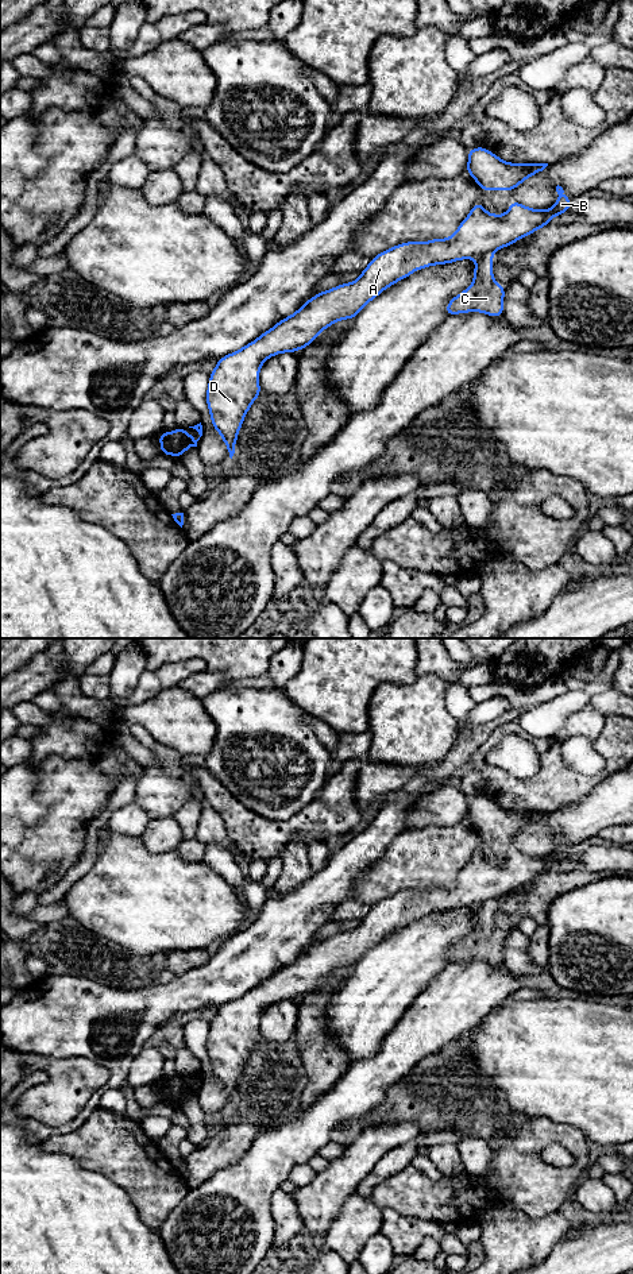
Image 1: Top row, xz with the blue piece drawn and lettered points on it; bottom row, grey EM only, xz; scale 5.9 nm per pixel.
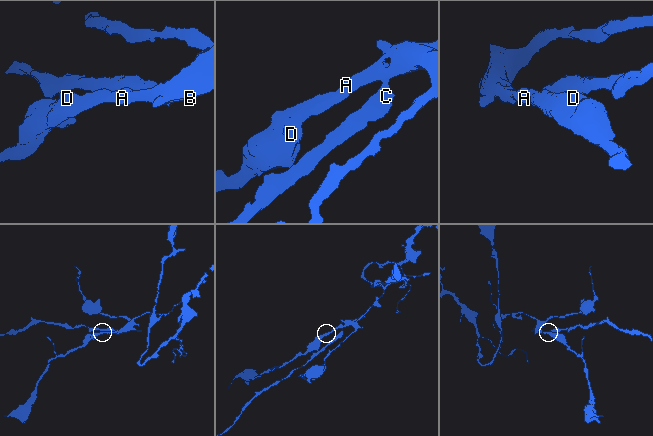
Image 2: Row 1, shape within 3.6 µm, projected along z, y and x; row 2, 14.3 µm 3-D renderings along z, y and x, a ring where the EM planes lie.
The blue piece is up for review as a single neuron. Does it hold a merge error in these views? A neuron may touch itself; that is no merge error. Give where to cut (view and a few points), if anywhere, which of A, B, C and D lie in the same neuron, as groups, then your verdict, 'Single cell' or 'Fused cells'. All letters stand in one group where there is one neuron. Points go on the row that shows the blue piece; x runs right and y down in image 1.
Split along xz (493, 250), (479, 258). Groups: A B D / C. Fused cells

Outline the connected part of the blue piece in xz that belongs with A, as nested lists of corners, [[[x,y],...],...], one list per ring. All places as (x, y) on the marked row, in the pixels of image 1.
[[[559,185],[556,192],[559,198],[549,209],[530,209],[512,200],[502,216],[487,213],[478,201],[449,239],[406,242],[378,254],[355,282],[319,292],[252,343],[220,358],[209,375],[207,405],[229,458],[243,420],[262,391],[258,377],[265,360],[308,347],[323,329],[343,318],[352,320],[367,302],[416,270],[480,258],[533,233],[552,217],[570,212],[572,198]]]

